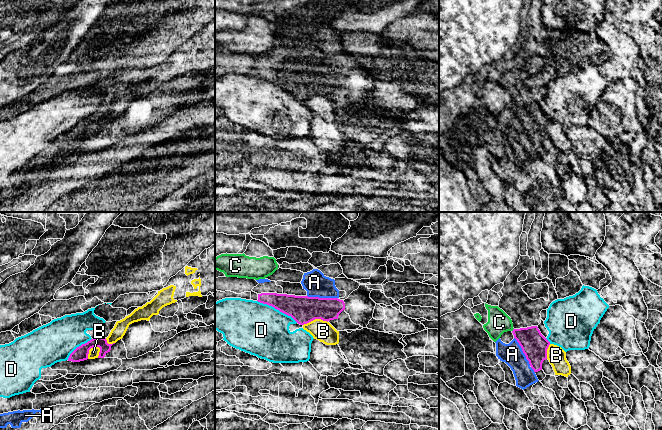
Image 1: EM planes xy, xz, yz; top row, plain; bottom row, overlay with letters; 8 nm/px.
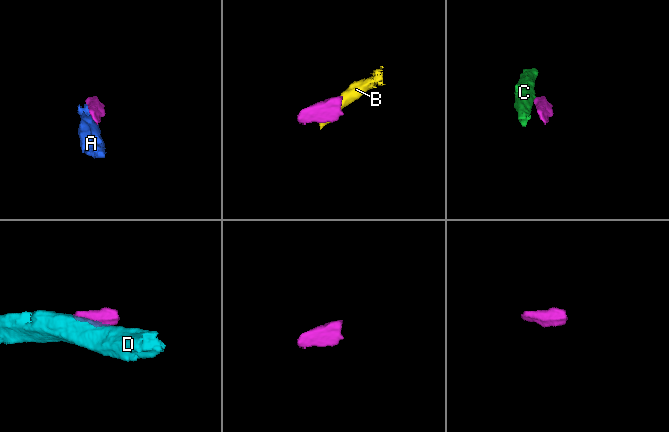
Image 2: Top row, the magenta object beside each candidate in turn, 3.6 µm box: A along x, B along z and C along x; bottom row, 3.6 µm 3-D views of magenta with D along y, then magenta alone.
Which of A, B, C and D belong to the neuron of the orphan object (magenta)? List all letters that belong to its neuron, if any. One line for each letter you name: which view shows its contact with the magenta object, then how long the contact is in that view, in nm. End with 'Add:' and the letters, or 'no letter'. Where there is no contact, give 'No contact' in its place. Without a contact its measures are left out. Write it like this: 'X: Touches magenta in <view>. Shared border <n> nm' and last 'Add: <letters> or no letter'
A: Touches magenta in xz. Shared border 240 nm
Add: A

